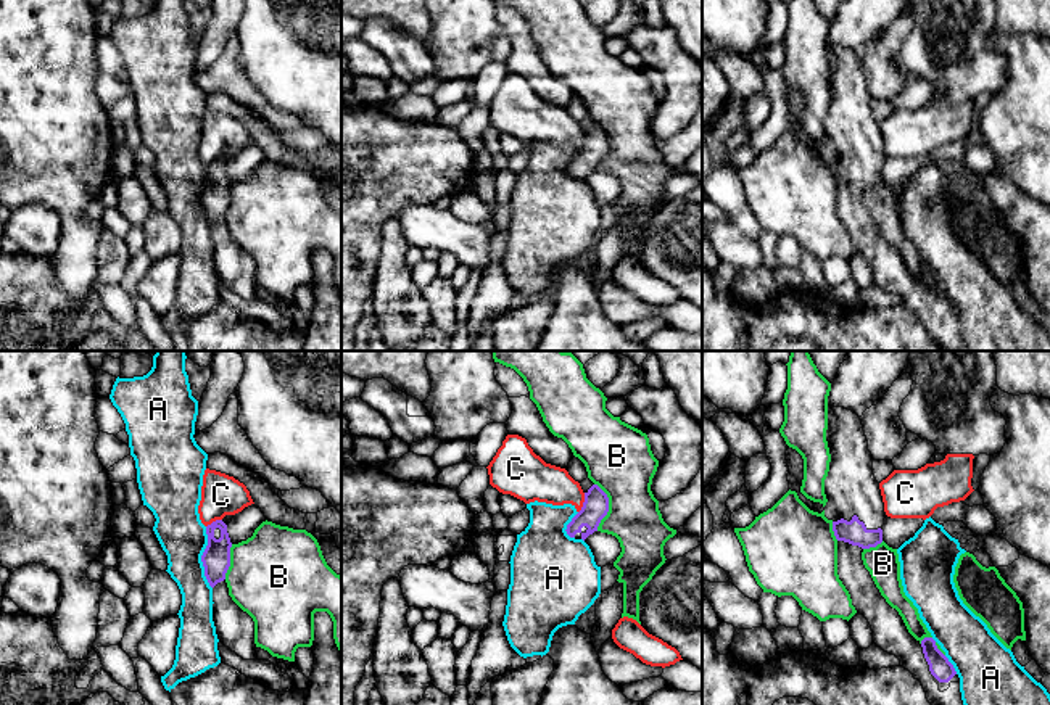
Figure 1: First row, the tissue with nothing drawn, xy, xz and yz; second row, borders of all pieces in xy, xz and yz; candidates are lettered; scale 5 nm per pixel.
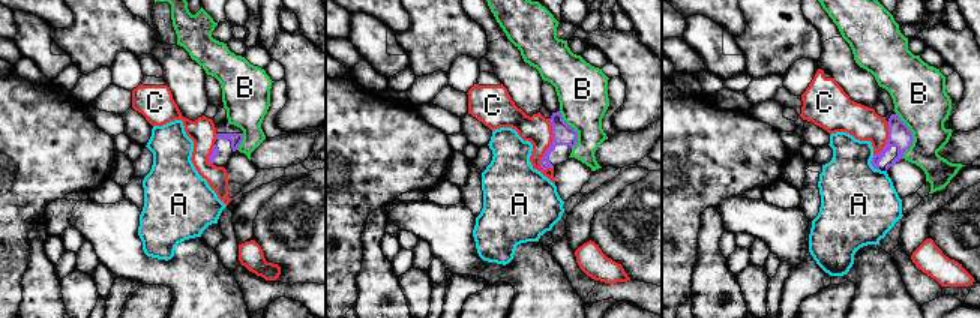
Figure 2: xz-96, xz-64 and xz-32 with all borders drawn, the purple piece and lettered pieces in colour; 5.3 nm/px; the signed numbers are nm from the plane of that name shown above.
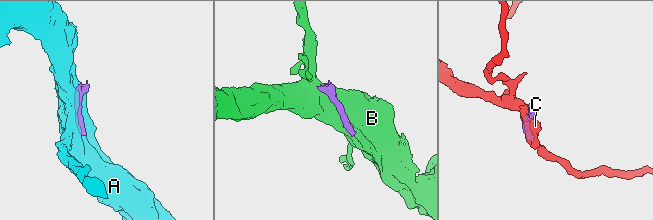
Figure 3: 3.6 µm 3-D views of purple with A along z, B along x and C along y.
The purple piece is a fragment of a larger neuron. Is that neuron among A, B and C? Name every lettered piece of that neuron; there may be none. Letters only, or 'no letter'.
no letter

